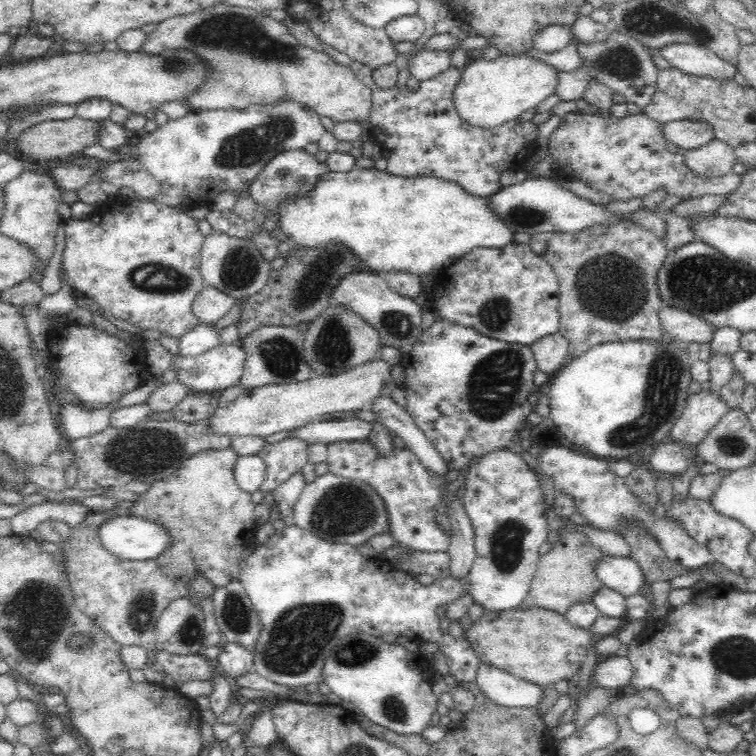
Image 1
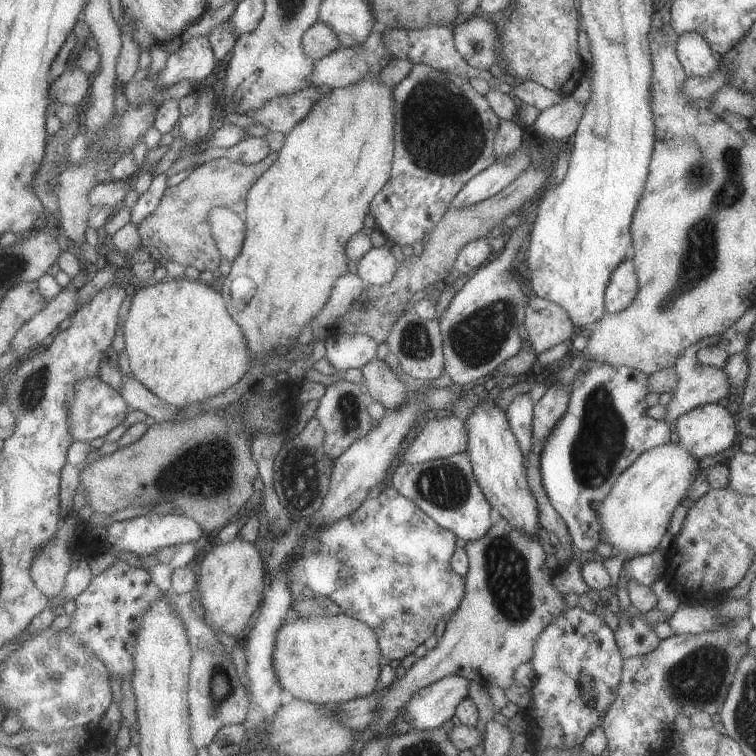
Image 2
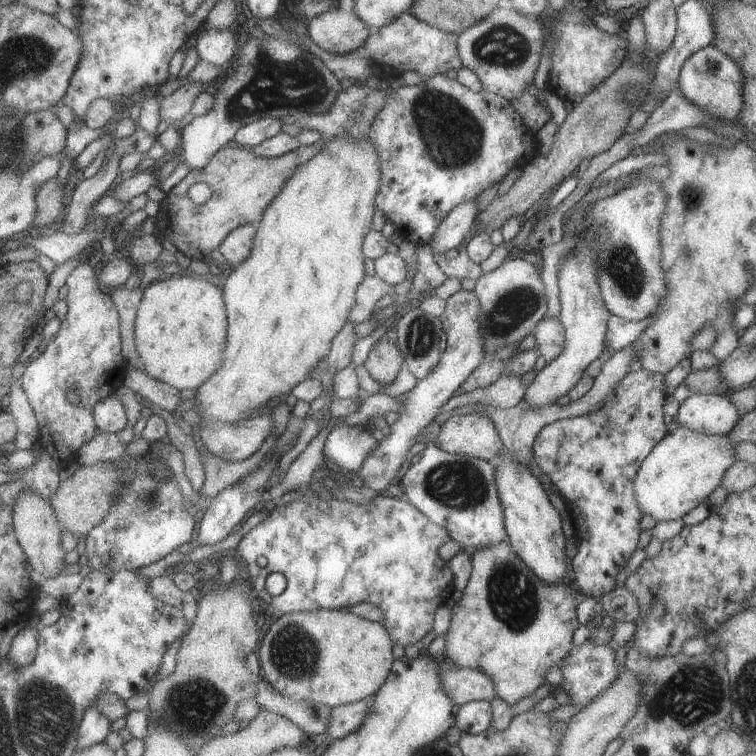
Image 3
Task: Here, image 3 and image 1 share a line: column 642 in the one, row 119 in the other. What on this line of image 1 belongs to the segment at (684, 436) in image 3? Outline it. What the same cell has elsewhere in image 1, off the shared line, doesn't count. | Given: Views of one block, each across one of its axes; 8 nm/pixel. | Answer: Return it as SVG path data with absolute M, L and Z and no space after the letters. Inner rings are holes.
M501 55L496 60L476 60L467 64L453 90L453 103L461 118L472 126L496 128L522 112L535 108L555 93L558 70L526 55Z

